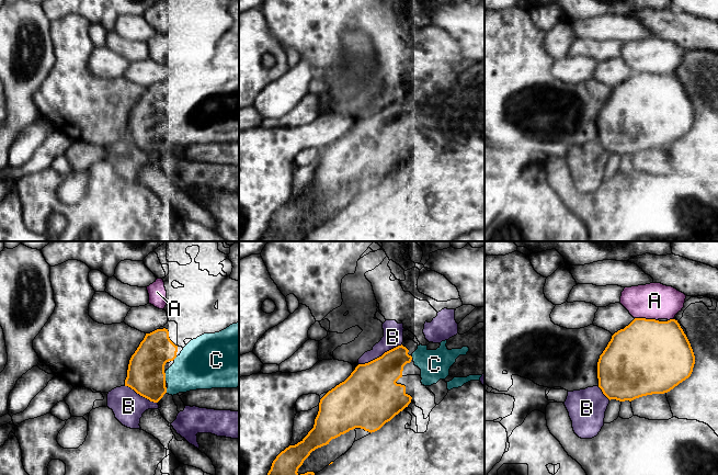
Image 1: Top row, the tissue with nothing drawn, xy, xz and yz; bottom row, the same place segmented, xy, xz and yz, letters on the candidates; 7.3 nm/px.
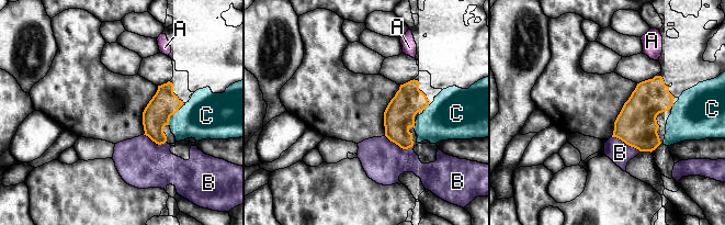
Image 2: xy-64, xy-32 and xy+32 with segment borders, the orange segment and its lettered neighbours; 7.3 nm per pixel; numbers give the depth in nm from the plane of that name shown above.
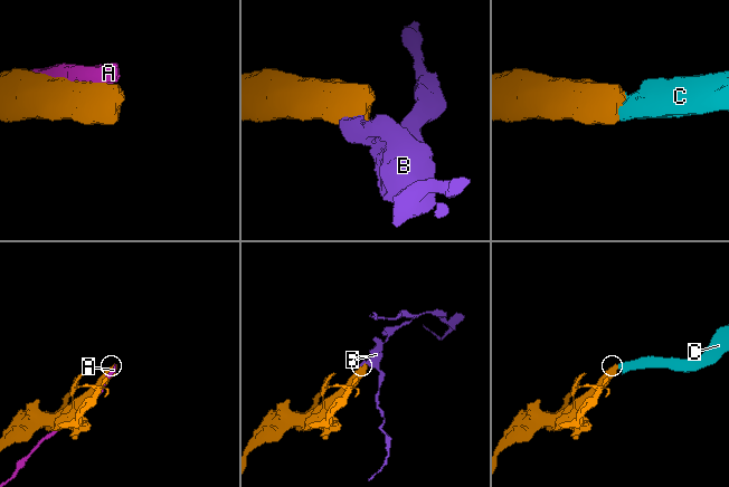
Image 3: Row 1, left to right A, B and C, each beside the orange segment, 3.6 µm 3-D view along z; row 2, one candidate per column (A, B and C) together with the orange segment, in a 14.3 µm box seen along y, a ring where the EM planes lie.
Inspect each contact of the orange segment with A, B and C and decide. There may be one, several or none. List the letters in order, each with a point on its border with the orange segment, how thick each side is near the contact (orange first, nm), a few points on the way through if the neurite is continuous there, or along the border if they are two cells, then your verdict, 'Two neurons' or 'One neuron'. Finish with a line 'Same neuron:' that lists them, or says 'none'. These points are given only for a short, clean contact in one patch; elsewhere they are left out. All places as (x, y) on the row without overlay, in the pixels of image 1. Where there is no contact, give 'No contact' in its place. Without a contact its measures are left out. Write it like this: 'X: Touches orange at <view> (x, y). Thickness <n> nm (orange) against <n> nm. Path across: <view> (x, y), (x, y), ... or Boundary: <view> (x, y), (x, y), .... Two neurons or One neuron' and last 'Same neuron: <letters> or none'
A: Touches orange at yz (645, 72). Thickness 500 nm (orange) against 260 nm. Two neurons
B: Touches orange at xz (379, 111). Thickness 380 nm (orange) against 140 nm. Boundary: xz (401, 98), (367, 116), (358, 119). Two neurons
C: Touches orange at xy (164, 132). Thickness 280 nm (orange) against 320 nm. One neuron
Same neuron: C

